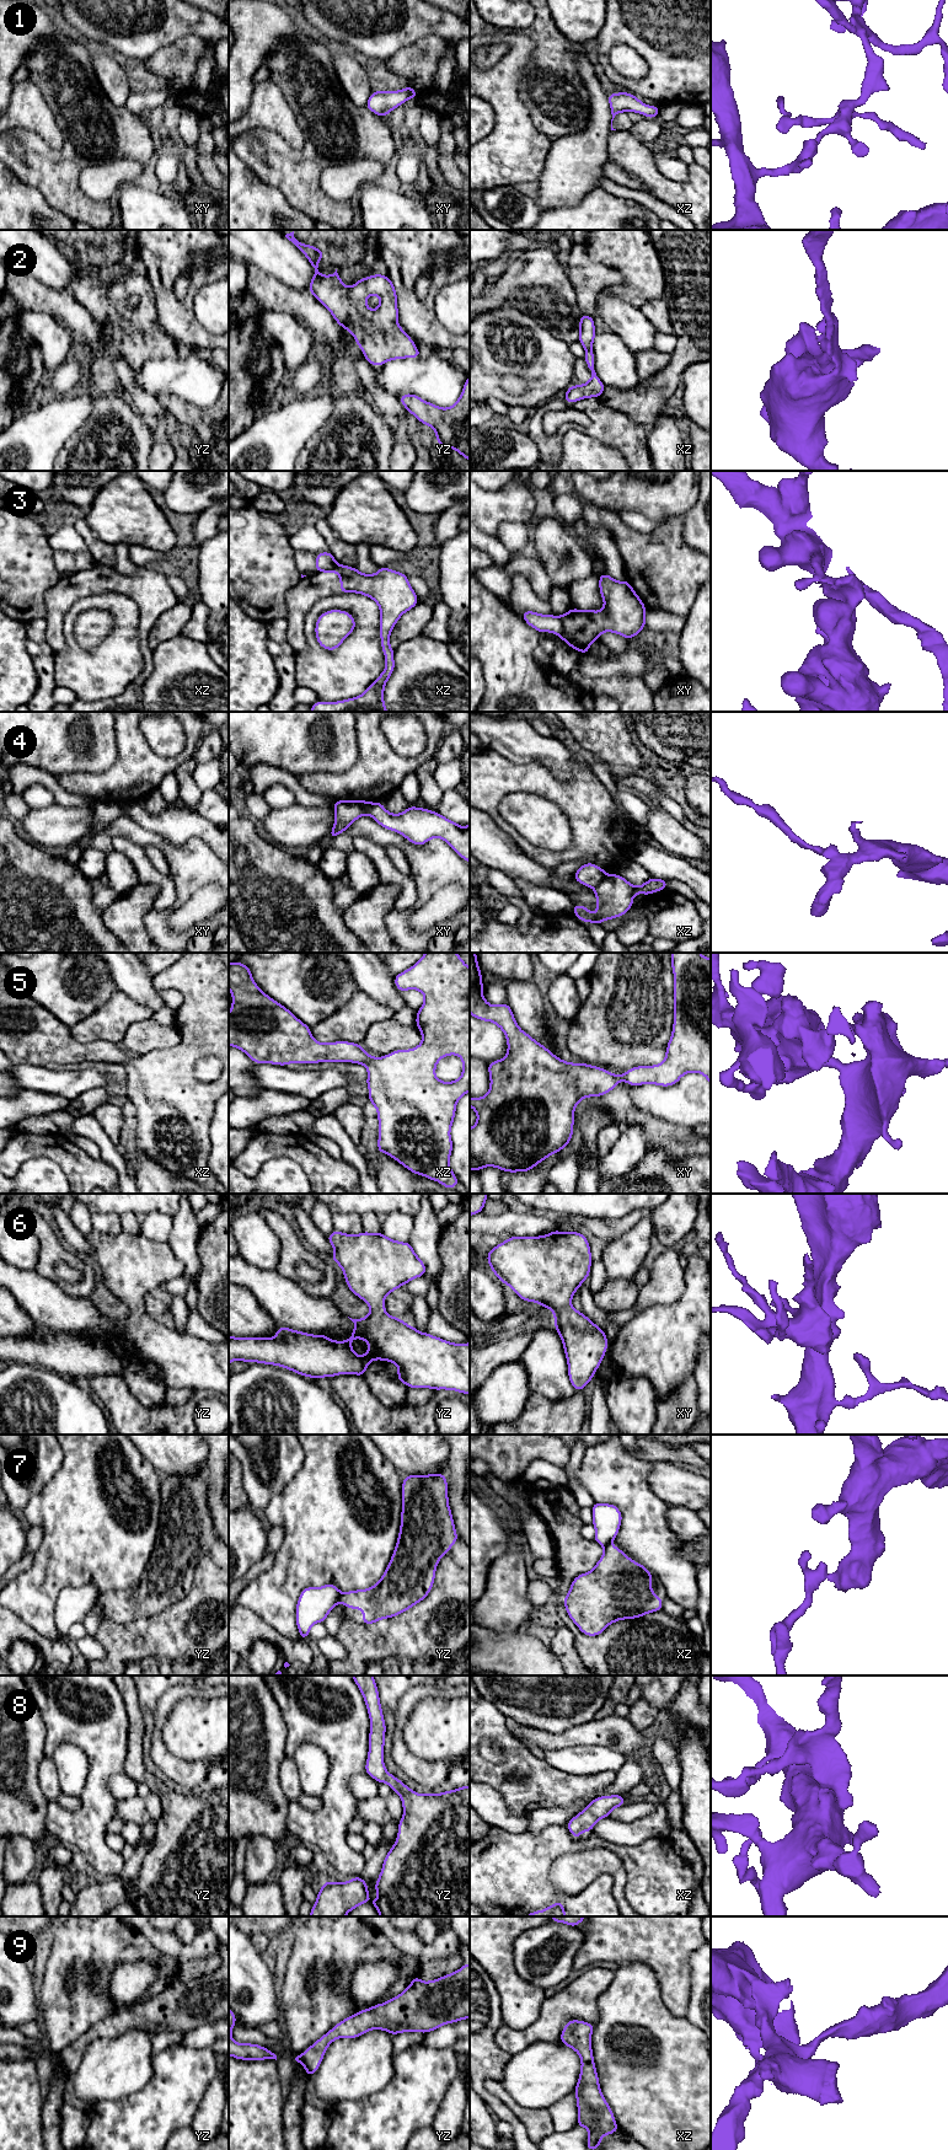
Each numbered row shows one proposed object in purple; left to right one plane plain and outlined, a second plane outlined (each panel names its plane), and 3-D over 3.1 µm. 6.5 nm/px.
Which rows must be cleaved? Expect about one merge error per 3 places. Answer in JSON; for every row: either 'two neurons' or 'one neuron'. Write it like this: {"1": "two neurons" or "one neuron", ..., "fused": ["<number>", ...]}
{"1": "one neuron", "2": "one neuron", "3": "two neurons", "4": "two neurons", "5": "one neuron", "6": "one neuron", "7": "two neurons", "8": "one neuron", "9": "one neuron", "fused": ["3", "4", "7"]}

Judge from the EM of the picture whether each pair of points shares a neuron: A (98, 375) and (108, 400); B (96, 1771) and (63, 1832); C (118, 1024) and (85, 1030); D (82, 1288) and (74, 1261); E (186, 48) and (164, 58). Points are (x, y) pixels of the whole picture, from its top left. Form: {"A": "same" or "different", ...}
{"A": "same", "B": "same", "C": "same", "D": "same", "E": "same"}

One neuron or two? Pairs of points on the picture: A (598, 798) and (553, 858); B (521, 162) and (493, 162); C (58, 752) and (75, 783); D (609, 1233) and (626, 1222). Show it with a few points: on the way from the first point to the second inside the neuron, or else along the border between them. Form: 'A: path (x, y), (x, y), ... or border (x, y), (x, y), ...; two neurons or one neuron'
A: path (594, 816), (594, 831), (572, 853); one neuron
B: path (514, 162), (501, 162); one neuron
C: border (98, 773), (65, 772), (57, 777); two neurons
D: path (612, 1229), (622, 1226); one neuron

